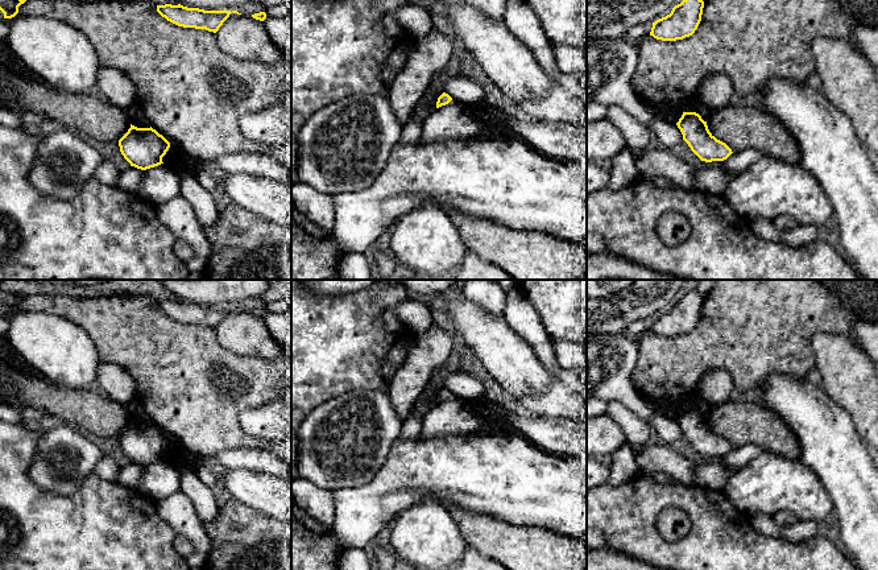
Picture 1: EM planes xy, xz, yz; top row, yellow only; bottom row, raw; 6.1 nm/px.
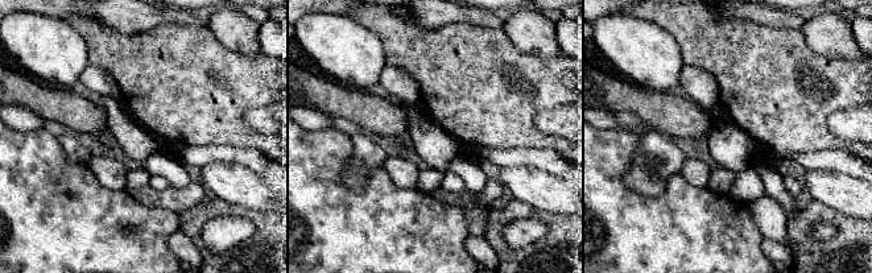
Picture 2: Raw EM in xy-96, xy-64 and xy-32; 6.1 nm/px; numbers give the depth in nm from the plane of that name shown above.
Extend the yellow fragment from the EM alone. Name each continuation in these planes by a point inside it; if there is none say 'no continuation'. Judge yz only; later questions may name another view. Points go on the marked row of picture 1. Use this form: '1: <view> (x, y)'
no continuation

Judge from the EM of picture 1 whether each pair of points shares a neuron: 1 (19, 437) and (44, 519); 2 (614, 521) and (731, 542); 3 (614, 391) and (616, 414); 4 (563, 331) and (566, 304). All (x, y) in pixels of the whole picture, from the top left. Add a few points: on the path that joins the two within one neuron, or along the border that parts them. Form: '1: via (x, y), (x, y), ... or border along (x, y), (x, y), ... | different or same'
1: via (19, 457), (19, 494), (24, 499) | same
2: via (643, 541), (655, 550), (702, 550) | same
3: border along (607, 401), (620, 401), (641, 418) | different
4: via (563, 325), (566, 310) | same

